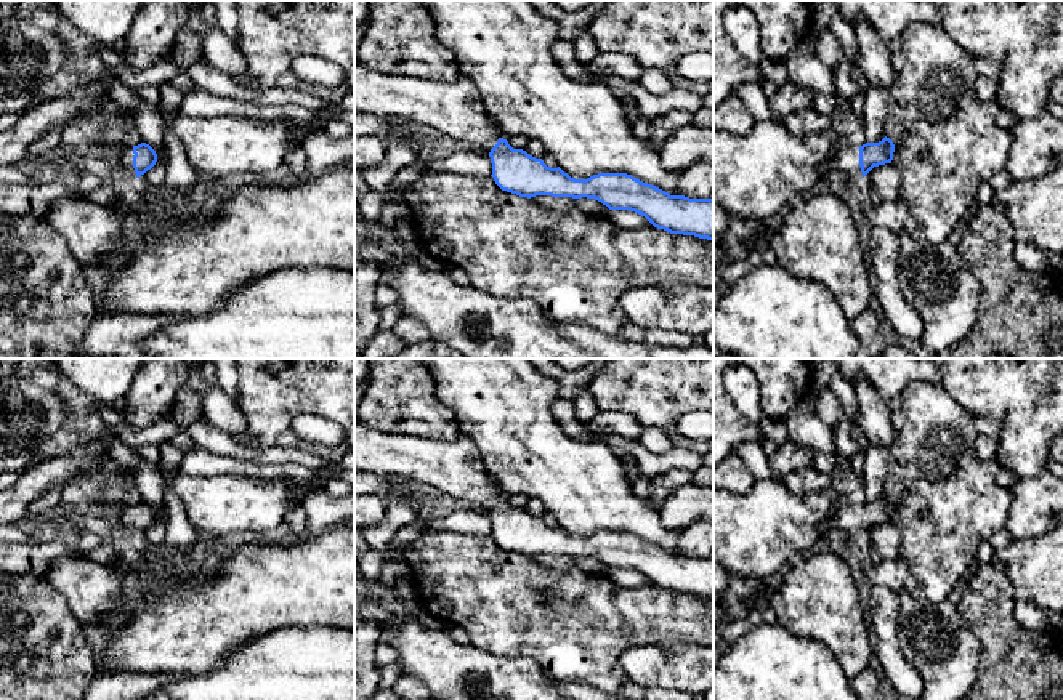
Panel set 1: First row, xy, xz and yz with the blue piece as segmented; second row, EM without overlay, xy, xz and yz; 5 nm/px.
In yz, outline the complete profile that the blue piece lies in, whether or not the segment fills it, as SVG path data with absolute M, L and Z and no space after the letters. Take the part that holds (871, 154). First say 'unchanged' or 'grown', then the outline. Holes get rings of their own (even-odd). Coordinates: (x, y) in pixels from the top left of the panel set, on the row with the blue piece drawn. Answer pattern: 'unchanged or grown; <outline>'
grown; M890 138L866 143L859 147L840 146L831 160L823 163L823 175L840 171L853 181L864 178L874 167L891 163L895 144Z

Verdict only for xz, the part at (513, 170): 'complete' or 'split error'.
split error

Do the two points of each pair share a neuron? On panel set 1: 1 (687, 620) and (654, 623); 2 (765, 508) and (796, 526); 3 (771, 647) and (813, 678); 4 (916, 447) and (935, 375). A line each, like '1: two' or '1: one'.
1: one
2: one
3: one
4: two

